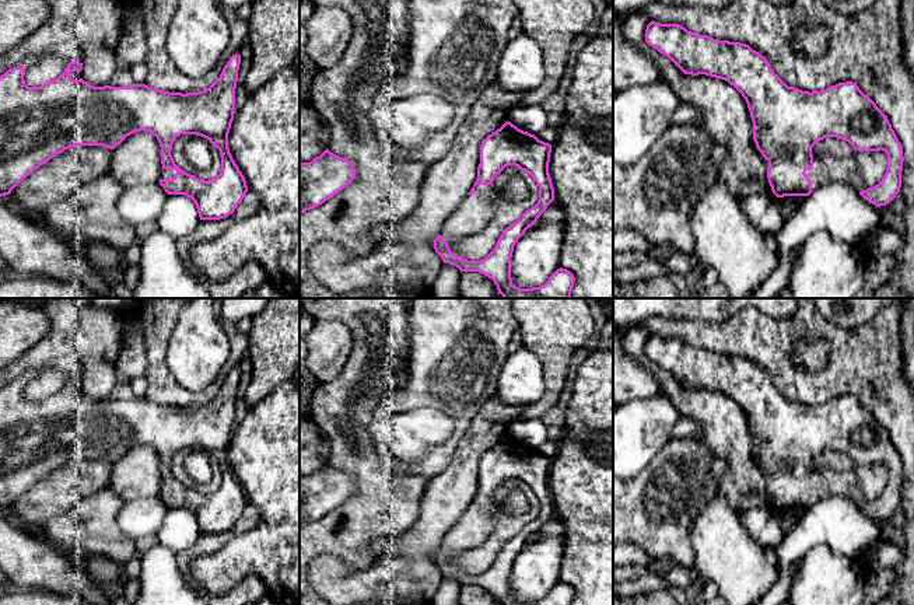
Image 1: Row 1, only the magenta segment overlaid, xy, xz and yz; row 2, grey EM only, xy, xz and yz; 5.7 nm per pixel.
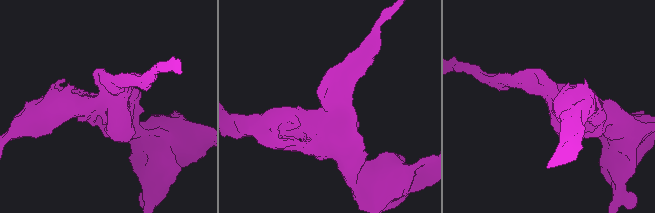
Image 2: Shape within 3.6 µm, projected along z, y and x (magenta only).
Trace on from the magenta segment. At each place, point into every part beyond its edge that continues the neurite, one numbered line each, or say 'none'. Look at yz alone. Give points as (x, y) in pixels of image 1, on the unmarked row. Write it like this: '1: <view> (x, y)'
1: yz (826, 483)

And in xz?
1: xz (476, 524)

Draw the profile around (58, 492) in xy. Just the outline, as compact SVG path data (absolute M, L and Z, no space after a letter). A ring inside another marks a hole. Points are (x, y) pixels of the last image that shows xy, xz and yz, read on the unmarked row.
M102 459L70 461L31 486L17 497L10 508L22 521L45 527L50 518L105 489L111 475L111 462Z

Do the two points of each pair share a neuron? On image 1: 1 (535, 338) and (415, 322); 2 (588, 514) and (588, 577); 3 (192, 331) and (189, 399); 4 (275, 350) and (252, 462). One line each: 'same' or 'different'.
1: different
2: same
3: different
4: different

